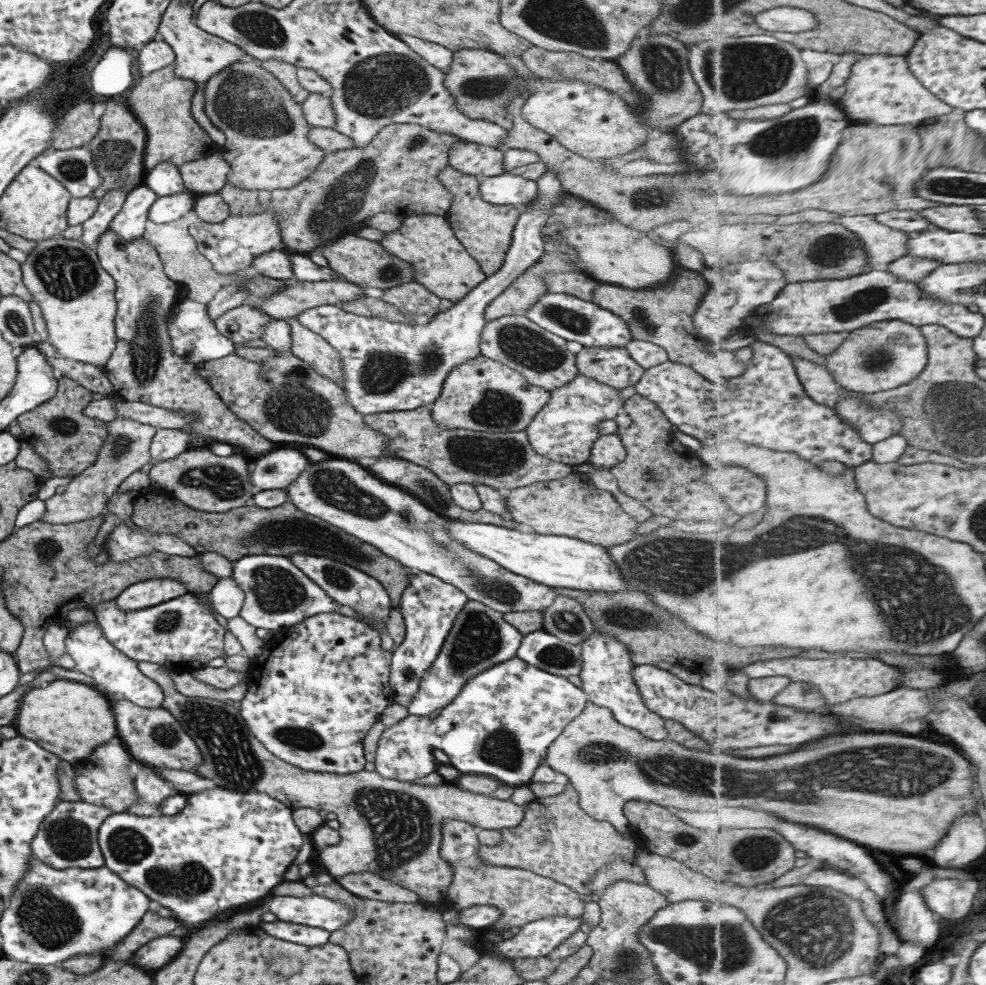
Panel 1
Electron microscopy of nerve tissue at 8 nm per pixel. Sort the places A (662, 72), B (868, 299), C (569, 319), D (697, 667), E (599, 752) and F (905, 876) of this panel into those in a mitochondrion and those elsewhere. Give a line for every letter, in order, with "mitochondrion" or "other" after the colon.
A: mitochondrion
B: mitochondrion
C: mitochondrion
D: other
E: mitochondrion
F: other

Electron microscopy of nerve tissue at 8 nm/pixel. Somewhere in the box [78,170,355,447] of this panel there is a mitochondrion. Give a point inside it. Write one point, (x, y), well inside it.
(304, 409)

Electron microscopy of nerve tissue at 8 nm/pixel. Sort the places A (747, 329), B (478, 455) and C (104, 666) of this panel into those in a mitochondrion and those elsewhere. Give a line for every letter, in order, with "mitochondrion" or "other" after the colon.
A: other
B: mitochondrion
C: other

